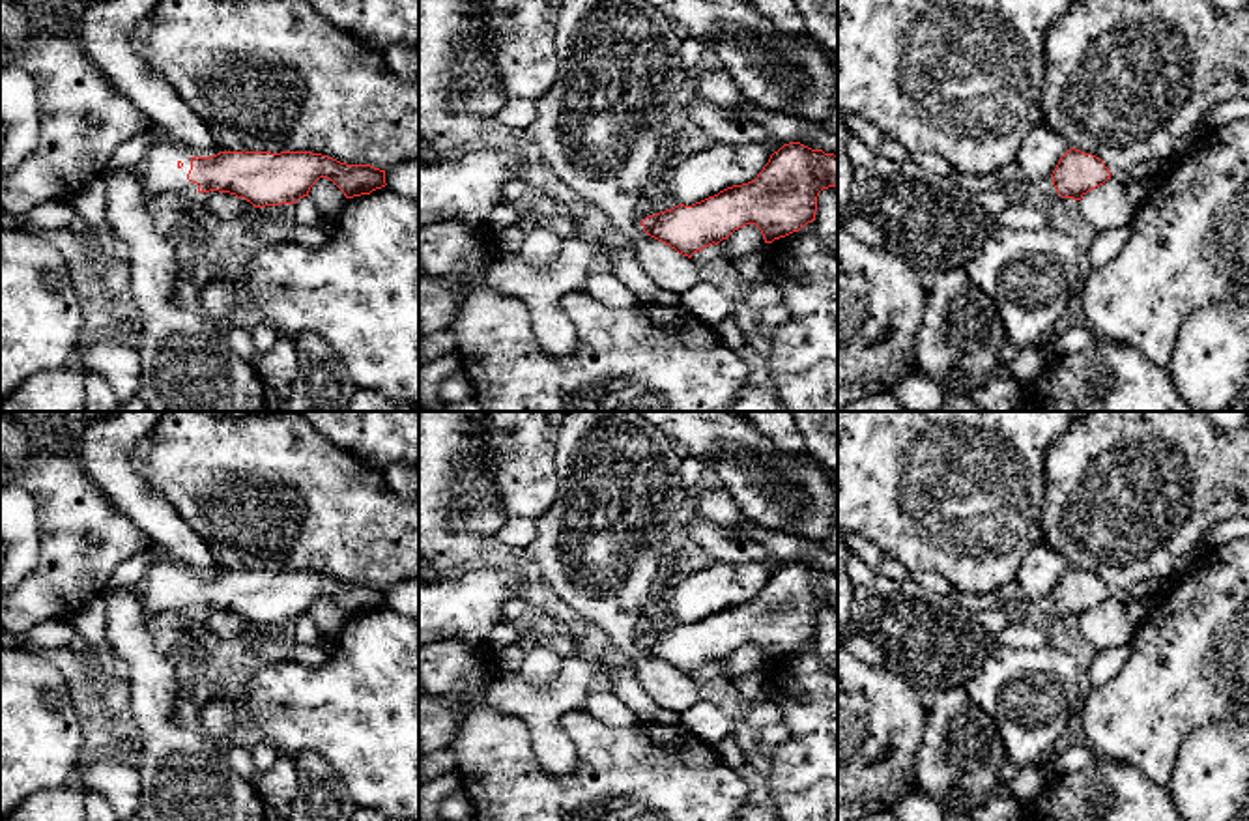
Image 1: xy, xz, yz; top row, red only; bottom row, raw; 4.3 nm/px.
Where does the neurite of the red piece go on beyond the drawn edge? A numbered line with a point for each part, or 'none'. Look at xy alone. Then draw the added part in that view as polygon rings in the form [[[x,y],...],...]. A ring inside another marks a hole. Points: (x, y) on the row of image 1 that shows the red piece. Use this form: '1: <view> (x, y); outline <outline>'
1: xy (159, 172); outline [[[157,140],[144,155],[140,166],[142,185],[150,198],[157,196],[185,196],[198,193],[198,185],[187,180],[193,157],[204,157],[181,144]]]

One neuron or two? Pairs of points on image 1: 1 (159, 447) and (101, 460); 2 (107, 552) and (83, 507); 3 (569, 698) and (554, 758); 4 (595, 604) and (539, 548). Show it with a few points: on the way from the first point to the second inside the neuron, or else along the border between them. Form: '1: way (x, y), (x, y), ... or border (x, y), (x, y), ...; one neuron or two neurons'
1: border (150, 431), (135, 446), (133, 466), (154, 487); two neurons
2: way (107, 541), (86, 518); one neuron
3: way (554, 713), (548, 719), (550, 743); one neuron
4: way (578, 590), (563, 582), (561, 571), (556, 565); one neuron

